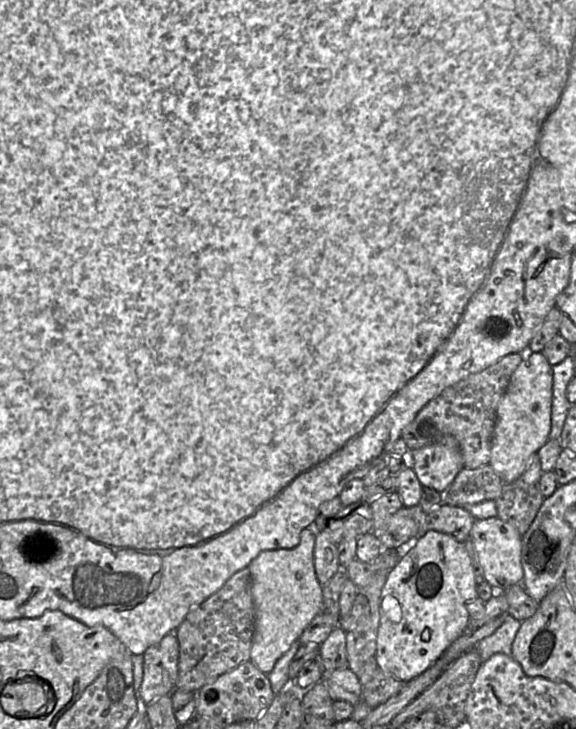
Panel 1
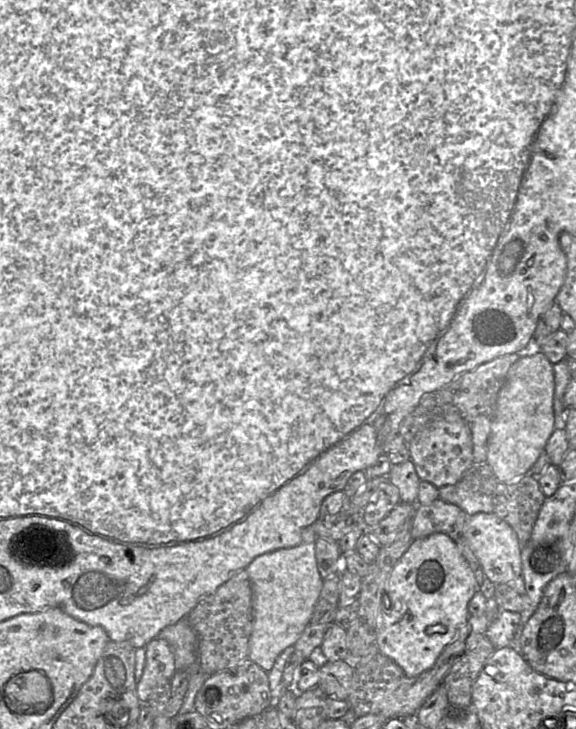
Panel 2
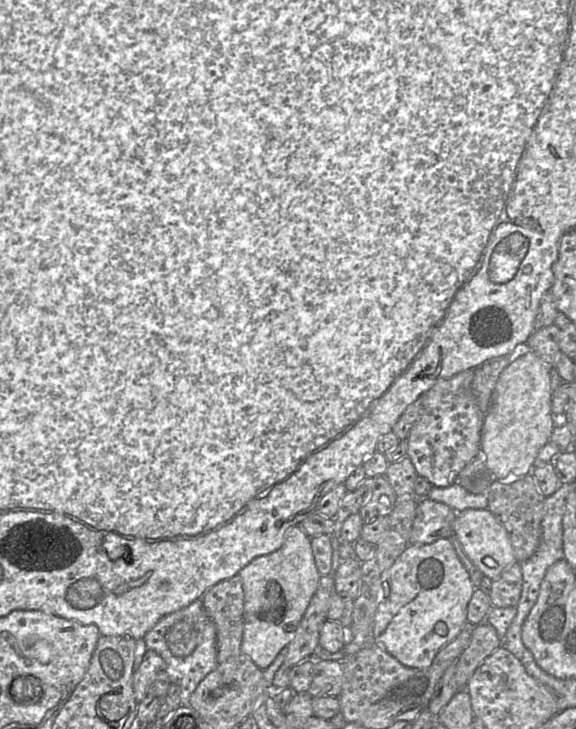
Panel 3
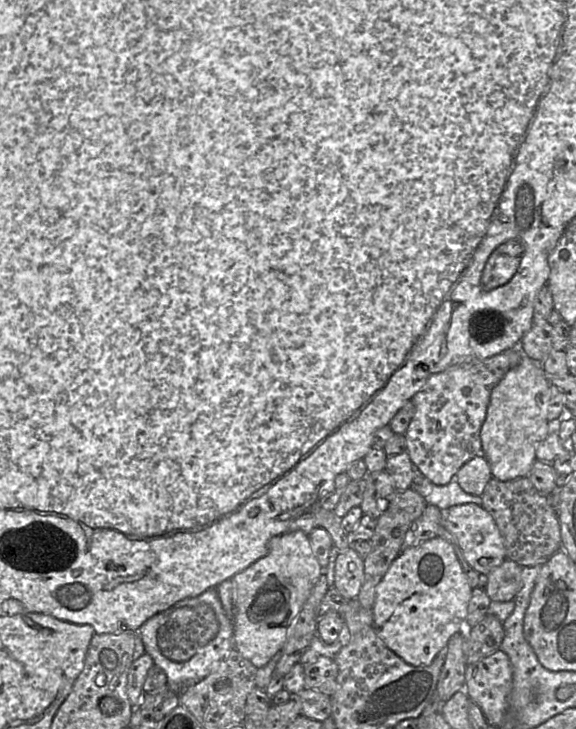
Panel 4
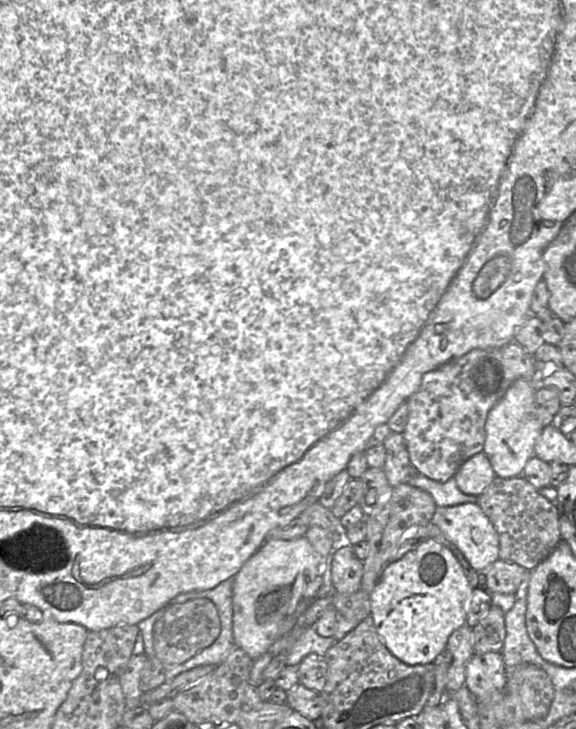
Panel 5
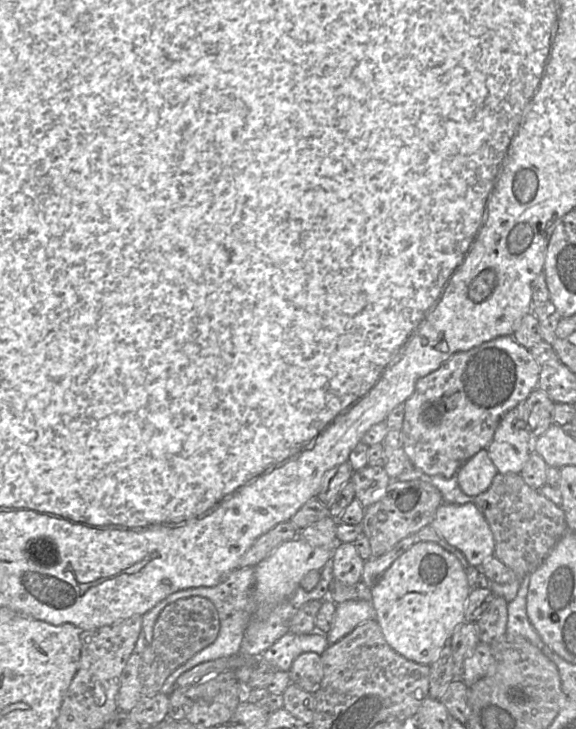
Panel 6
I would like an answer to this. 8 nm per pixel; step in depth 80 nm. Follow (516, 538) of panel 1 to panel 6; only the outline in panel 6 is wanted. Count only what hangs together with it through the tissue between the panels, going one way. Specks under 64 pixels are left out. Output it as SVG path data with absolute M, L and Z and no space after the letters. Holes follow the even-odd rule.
M473 502L466 504L442 503L430 525L447 543L458 549L467 562L474 567L481 567L485 560L494 556L493 534L483 514Z

